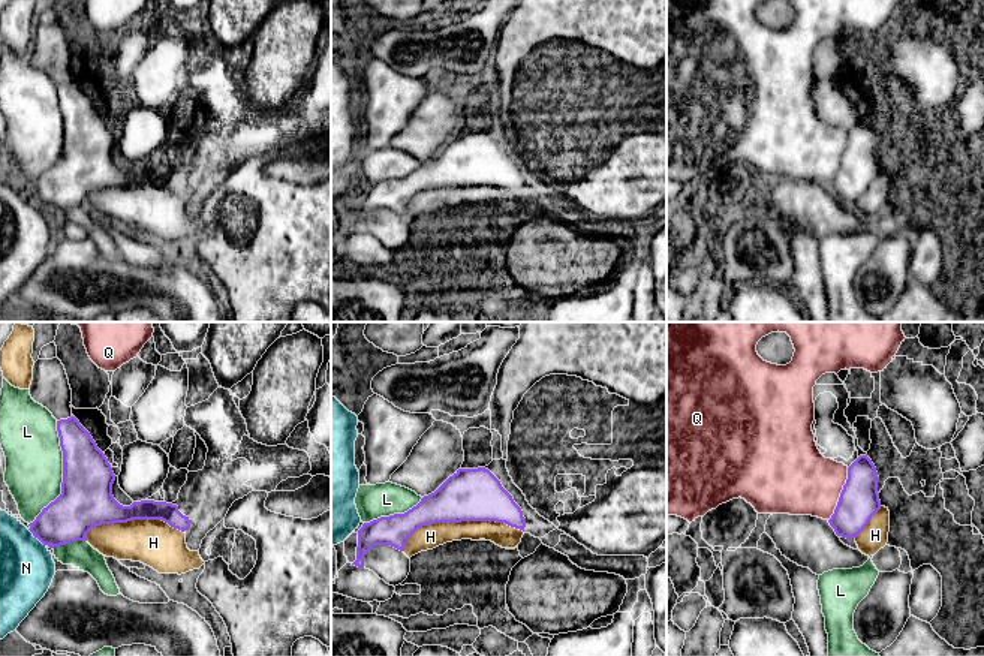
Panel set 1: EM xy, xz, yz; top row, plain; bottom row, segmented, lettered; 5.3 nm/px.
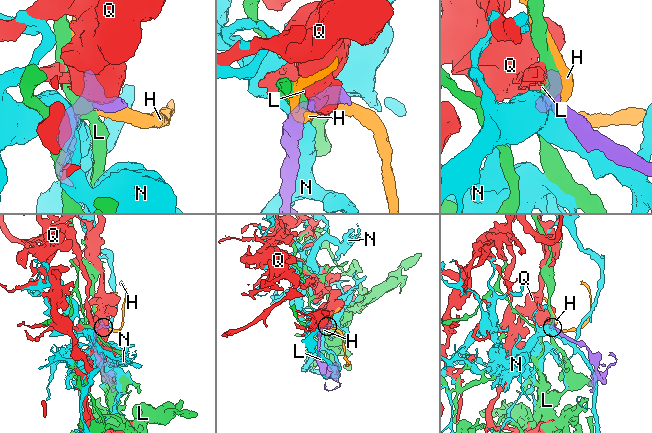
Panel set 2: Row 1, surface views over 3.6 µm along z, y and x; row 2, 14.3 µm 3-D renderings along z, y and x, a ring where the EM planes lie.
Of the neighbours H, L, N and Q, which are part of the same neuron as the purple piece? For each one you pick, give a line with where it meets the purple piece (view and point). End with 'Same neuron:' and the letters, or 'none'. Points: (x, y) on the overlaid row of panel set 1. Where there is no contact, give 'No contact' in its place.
Same neuron: none

